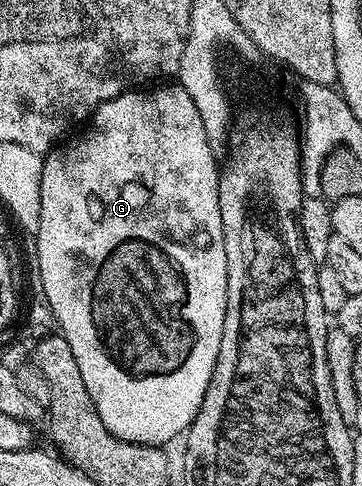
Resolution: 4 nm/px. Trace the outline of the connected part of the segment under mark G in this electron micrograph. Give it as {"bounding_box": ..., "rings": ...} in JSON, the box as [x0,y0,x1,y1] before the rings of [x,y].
{"bounding_box":[34,85,228,445],"rings":[[[156,85],[151,89],[129,89],[122,92],[118,97],[107,99],[105,103],[101,103],[92,112],[90,116],[92,128],[85,135],[80,135],[77,139],[69,138],[44,155],[44,164],[42,165],[42,217],[34,236],[36,263],[40,266],[41,289],[39,290],[48,300],[50,309],[53,310],[55,326],[58,328],[59,334],[63,335],[70,345],[70,353],[74,353],[74,361],[78,361],[78,370],[82,372],[82,381],[86,385],[86,393],[90,393],[90,401],[94,401],[94,409],[98,409],[98,417],[102,417],[102,425],[106,425],[106,429],[110,429],[110,433],[114,433],[114,437],[118,437],[122,441],[151,443],[153,445],[163,445],[170,441],[176,433],[187,432],[188,428],[192,426],[194,417],[200,412],[202,397],[210,385],[210,377],[214,373],[214,365],[218,361],[218,345],[222,345],[222,325],[226,321],[226,285],[228,284],[228,278],[226,277],[226,245],[222,233],[222,209],[218,209],[218,185],[220,184],[221,168],[216,167],[216,155],[212,152],[215,150],[213,144],[208,142],[206,129],[202,125],[201,106],[194,101],[194,97],[190,97],[190,93],[186,93],[184,87],[179,85],[164,86],[168,85]]]}

